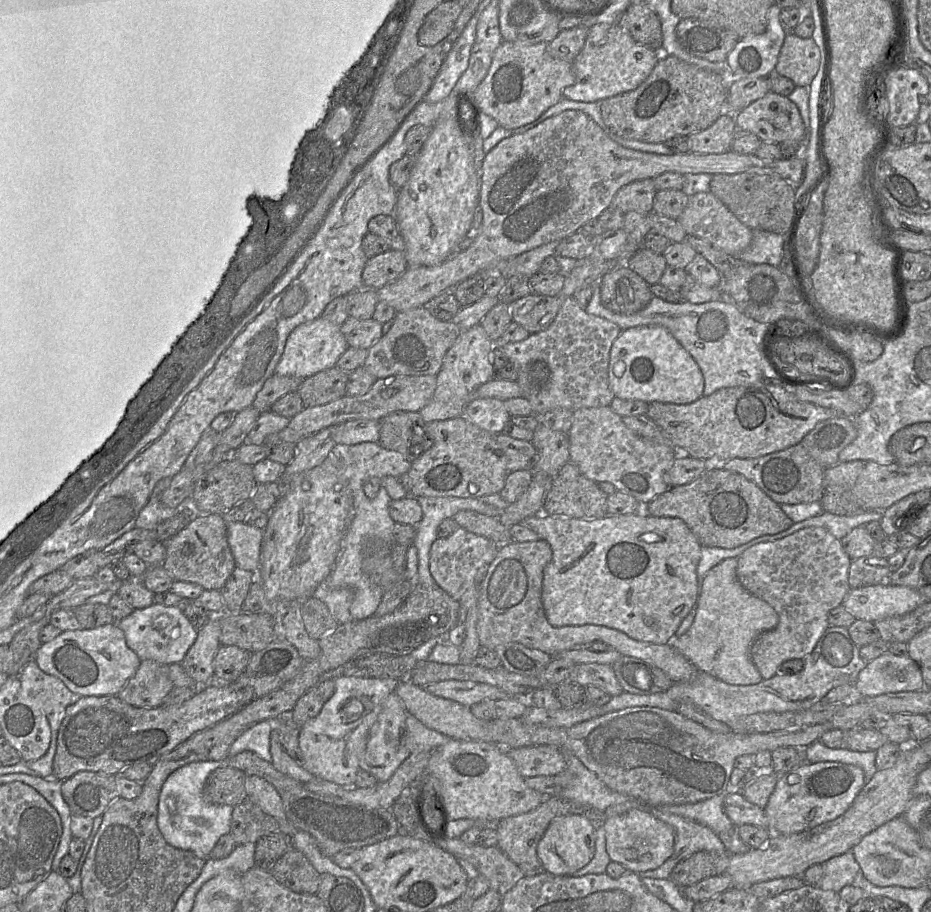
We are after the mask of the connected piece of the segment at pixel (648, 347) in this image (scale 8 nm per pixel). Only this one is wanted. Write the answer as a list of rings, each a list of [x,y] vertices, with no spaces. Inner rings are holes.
[[[662,326],[622,330],[611,347],[608,377],[615,397],[646,403],[690,404],[701,398],[704,391],[704,377],[698,364]]]

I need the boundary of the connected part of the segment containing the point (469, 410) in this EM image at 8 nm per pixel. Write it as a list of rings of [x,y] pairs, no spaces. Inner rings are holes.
[[[477,398],[468,403],[464,416],[476,426],[492,434],[500,434],[510,420],[504,401],[496,398]]]

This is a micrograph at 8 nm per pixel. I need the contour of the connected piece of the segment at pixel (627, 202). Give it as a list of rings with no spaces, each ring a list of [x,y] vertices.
[[[653,179],[637,180],[621,187],[610,206],[623,213],[635,211],[648,215],[652,211],[656,191]]]

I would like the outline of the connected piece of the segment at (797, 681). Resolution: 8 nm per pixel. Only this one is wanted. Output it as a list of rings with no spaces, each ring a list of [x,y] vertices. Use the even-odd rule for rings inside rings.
[[[829,626],[817,642],[815,648],[803,658],[803,669],[792,675],[777,672],[769,679],[758,684],[733,685],[726,683],[706,672],[697,671],[691,682],[674,683],[663,693],[638,695],[628,692],[612,696],[611,700],[601,706],[610,712],[636,706],[651,706],[669,711],[676,711],[680,703],[692,703],[713,719],[724,722],[732,731],[741,729],[741,717],[761,712],[785,712],[811,708],[820,703],[832,689],[844,684],[855,684],[858,674],[867,662],[860,656],[859,648],[851,639],[846,628]]]

